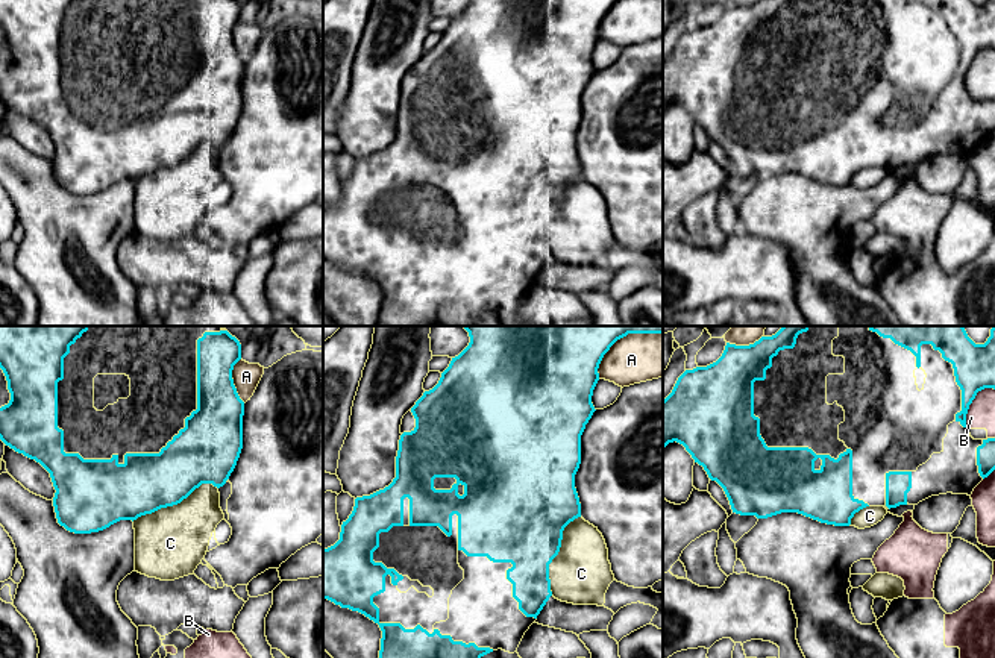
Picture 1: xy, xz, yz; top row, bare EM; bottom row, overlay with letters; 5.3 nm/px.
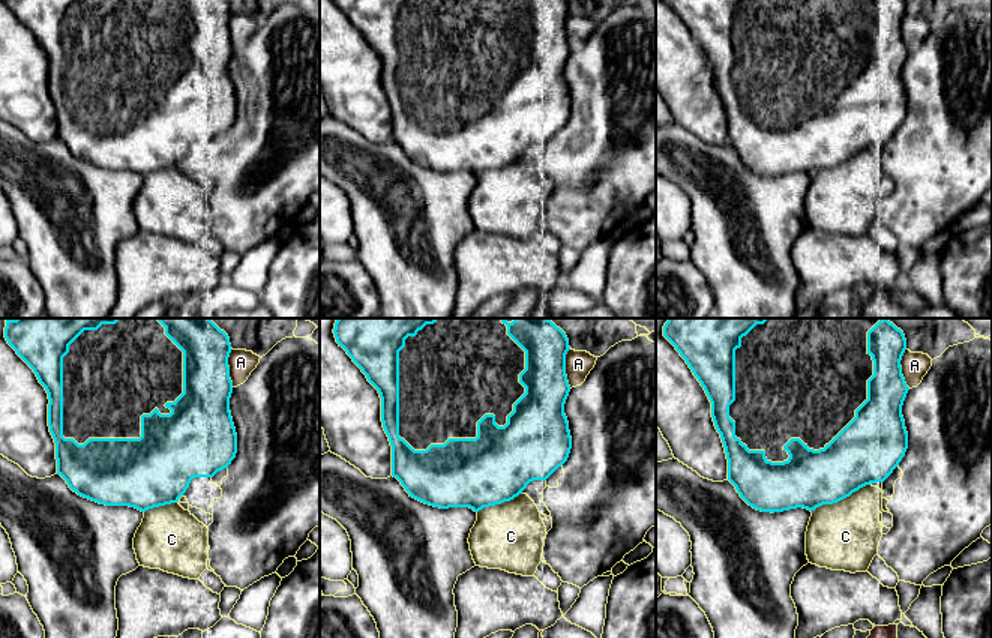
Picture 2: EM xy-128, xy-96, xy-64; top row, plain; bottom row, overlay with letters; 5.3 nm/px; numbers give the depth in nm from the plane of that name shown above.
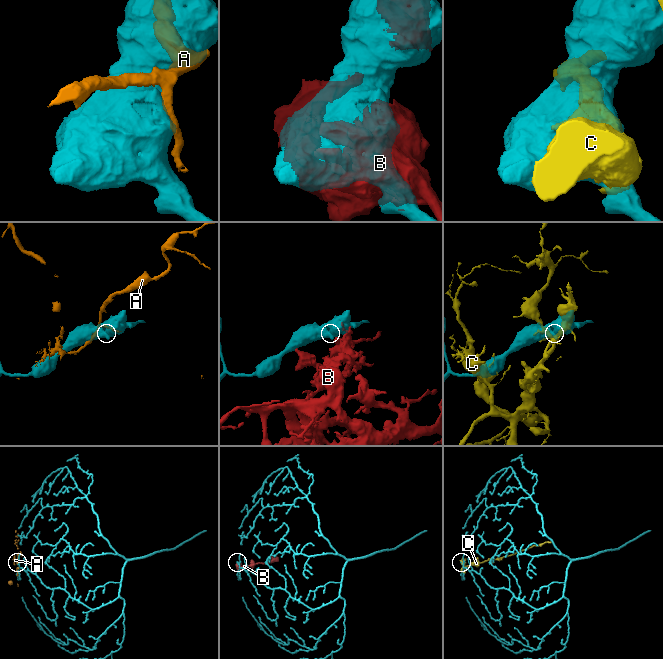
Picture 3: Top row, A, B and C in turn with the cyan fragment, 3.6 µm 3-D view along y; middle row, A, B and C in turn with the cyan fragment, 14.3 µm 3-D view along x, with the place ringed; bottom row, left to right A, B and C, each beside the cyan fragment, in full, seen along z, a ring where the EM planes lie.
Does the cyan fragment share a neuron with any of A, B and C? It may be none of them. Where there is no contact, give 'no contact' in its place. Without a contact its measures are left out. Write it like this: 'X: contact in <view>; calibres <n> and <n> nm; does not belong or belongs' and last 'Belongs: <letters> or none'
A: contact in xy; calibres 280 and 150 nm; does not belong
B: contact in yz; calibres 220 and 140 nm; does not belong
C: contact in xy; calibres 320 and 380 nm; does not belong
Belongs: none

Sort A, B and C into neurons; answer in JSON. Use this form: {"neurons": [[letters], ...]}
{"neurons": [["A"], ["B"], ["C"]]}

